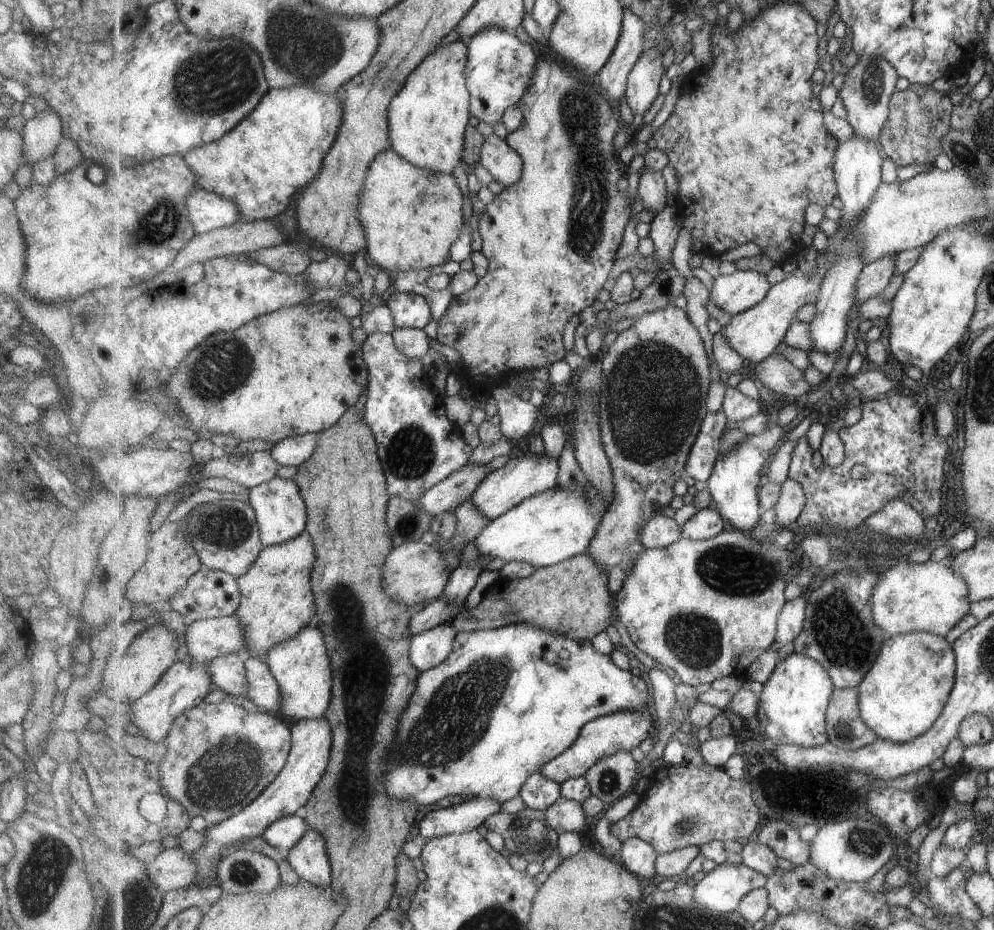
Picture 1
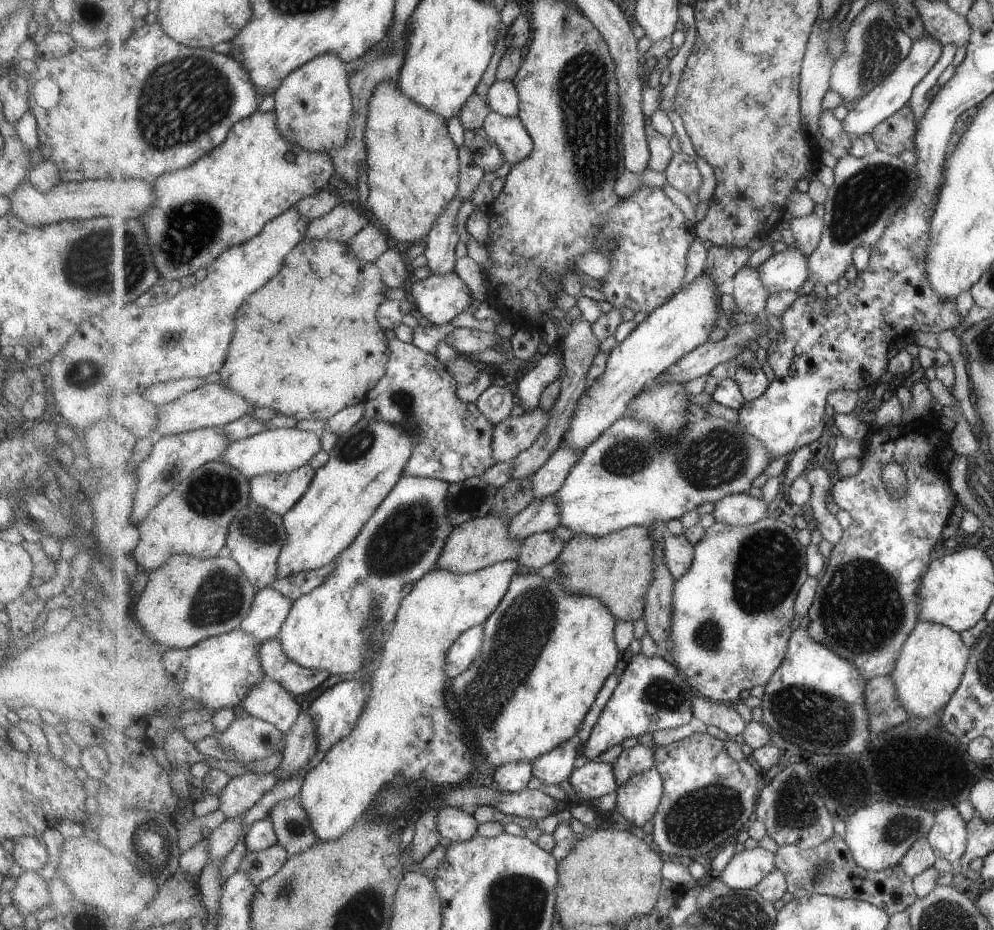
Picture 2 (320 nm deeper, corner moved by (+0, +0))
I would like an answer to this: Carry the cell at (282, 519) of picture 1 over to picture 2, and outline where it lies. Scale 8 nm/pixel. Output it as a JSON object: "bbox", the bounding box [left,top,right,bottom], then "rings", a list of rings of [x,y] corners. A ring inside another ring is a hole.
{"bbox":[249,466,316,516],"rings":[[[303,466],[291,473],[265,474],[249,480],[249,494],[261,507],[284,516],[310,490],[316,470]]]}

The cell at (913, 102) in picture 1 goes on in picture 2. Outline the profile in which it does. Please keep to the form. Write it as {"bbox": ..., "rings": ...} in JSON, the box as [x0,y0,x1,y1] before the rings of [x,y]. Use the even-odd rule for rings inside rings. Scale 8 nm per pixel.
{"bbox":[872,106,918,156],"rings":[[[909,106],[883,122],[875,132],[872,139],[876,143],[877,150],[889,155],[899,156],[905,150],[915,150],[915,138],[917,138],[918,122]]]}

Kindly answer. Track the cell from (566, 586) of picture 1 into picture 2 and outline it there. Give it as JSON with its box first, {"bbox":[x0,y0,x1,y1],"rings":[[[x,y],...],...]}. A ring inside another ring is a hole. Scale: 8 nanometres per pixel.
{"bbox":[555,526,655,622],"rings":[[[631,526],[627,529],[607,534],[607,536],[577,534],[577,536],[567,540],[565,550],[563,550],[561,556],[555,560],[555,564],[557,564],[557,571],[559,572],[555,580],[557,580],[563,588],[567,588],[569,592],[581,592],[581,594],[593,594],[593,596],[597,596],[597,598],[613,612],[613,616],[615,616],[617,622],[635,622],[643,617],[643,612],[645,612],[645,594],[647,594],[647,590],[649,590],[649,586],[651,586],[651,580],[653,580],[653,574],[655,574],[655,540],[651,538],[647,526]]]}

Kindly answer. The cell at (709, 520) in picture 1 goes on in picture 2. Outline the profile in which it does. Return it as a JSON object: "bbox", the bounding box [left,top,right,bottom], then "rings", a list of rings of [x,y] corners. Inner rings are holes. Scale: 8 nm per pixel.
{"bbox":[712,493,769,526],"rings":[[[746,493],[731,494],[715,502],[712,516],[717,523],[731,526],[751,525],[769,516],[769,504]]]}

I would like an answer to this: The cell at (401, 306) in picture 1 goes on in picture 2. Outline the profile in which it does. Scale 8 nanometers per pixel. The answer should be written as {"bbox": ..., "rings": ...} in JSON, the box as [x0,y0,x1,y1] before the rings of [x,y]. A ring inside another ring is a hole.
{"bbox":[408,272,473,325],"rings":[[[457,272],[437,276],[432,274],[424,280],[408,284],[415,302],[415,309],[429,324],[445,325],[470,309],[473,301],[471,290]]]}

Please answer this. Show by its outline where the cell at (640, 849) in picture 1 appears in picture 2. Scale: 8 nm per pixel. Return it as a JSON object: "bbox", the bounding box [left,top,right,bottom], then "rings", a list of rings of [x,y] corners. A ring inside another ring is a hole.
{"bbox":[616,770,664,828],"rings":[[[652,770],[633,776],[629,782],[623,783],[618,789],[616,799],[616,810],[622,815],[629,825],[641,828],[649,820],[654,820],[655,814],[661,805],[664,796],[664,779],[659,770]]]}

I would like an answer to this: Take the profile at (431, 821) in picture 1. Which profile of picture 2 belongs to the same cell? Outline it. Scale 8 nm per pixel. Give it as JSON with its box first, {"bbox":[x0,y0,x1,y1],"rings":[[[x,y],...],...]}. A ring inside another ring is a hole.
{"bbox":[491,762,533,792],"rings":[[[513,762],[492,772],[493,783],[491,788],[497,788],[501,792],[523,792],[529,786],[533,778],[533,763]]]}

